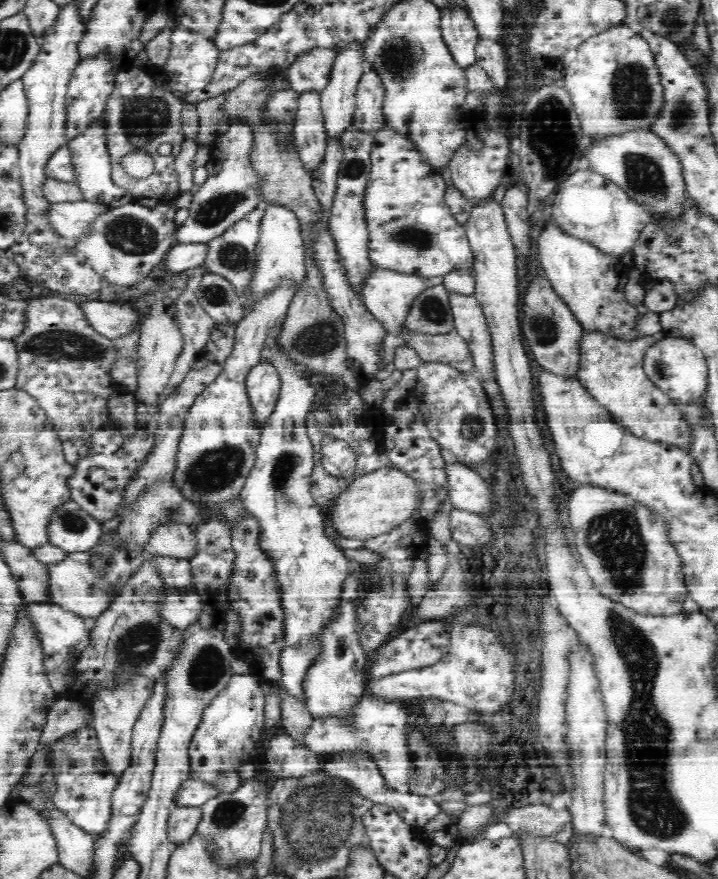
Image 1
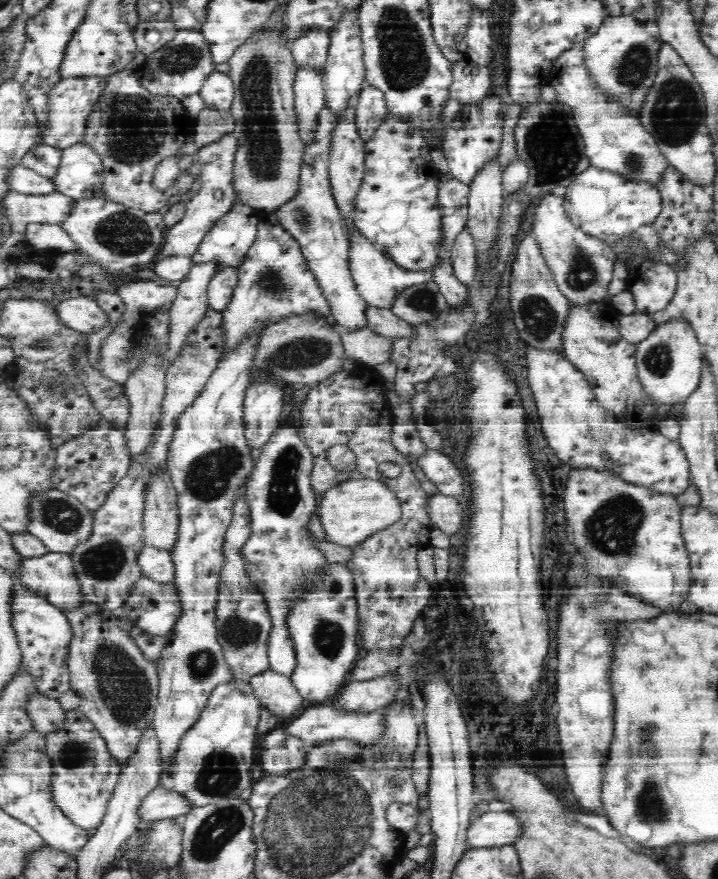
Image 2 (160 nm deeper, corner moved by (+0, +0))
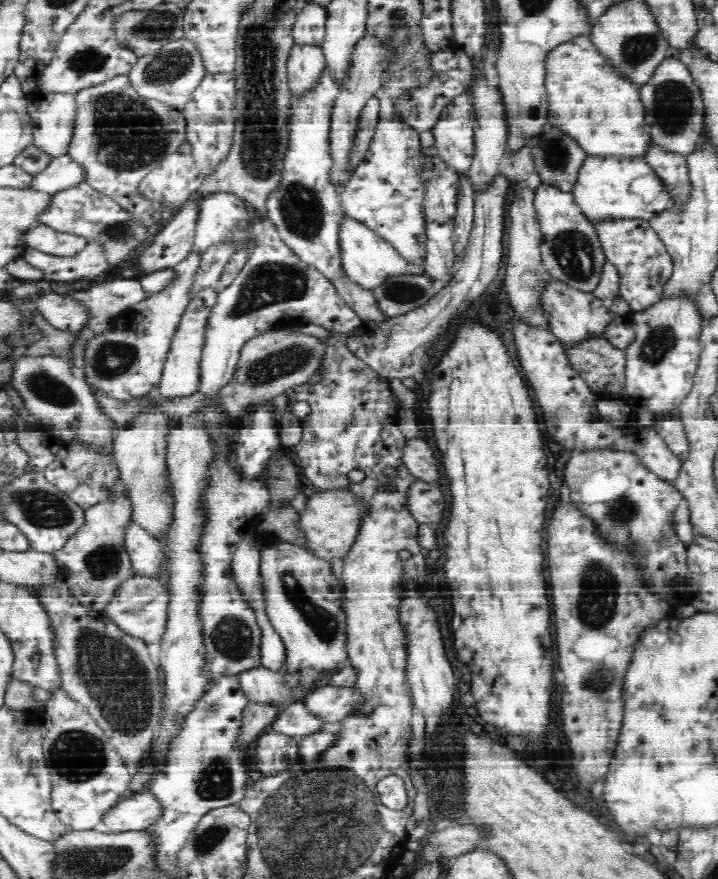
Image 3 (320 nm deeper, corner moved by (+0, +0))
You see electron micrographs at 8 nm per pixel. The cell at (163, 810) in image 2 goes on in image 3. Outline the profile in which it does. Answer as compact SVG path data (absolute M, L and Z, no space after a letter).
M149 790L135 793L112 806L94 829L104 834L146 830L163 816L162 808L162 801Z

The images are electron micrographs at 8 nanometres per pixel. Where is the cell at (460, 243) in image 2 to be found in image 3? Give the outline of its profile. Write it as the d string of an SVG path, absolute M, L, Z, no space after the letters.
M467 173L460 174L460 194L459 204L456 208L456 216L453 220L453 251L455 255L460 258L466 252L468 240L470 240L470 232L474 226L475 214L475 198L474 191L471 190L469 182L467 181Z

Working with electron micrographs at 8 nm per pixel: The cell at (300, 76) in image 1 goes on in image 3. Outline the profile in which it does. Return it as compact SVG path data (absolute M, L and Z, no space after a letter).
M302 4L293 24L293 39L298 46L321 48L326 36L328 11L318 5Z

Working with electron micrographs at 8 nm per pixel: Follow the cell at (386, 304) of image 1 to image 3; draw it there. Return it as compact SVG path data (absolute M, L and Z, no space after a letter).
M344 216L340 228L340 252L343 269L351 282L355 282L364 290L376 290L392 277L412 277L425 274L423 265L413 265L406 262L392 245L389 245L375 232L366 228L361 222Z

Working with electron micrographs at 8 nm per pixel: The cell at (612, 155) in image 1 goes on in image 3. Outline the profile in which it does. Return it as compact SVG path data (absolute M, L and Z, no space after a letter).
M589 36L574 38L557 46L548 54L545 88L549 103L547 123L576 139L589 155L602 158L631 158L632 161L644 160L647 156L653 143L645 122L640 92L636 91L632 83L624 81L624 78L604 61L604 56L590 42Z

